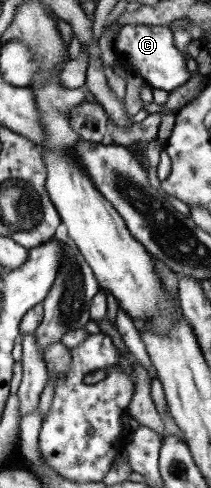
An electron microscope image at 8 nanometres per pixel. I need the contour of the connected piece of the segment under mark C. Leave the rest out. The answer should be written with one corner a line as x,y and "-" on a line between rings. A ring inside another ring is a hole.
125,25
118,34
117,55
128,59
132,63
133,72
136,72
144,84
151,88
162,89
169,92
179,88
190,77
185,69
186,56
179,53
179,49
173,45
172,33
167,26
158,25

